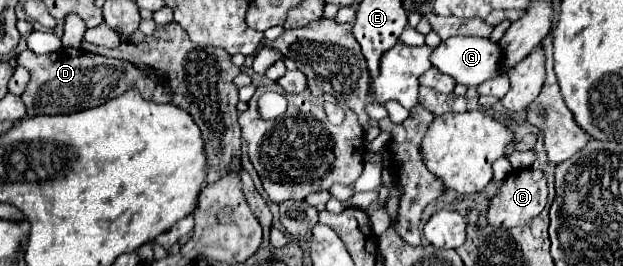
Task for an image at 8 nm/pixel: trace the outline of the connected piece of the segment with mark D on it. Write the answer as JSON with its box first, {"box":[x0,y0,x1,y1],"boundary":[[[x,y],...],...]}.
{"box":[17,49,155,115],"boundary":[[[61,49],[47,55],[37,55],[33,51],[21,51],[17,55],[17,65],[25,67],[31,73],[31,81],[21,95],[23,103],[27,105],[27,115],[67,115],[77,113],[83,109],[91,109],[97,105],[103,105],[109,99],[115,99],[129,91],[131,87],[137,87],[145,99],[151,99],[155,91],[155,83],[141,73],[139,67],[135,67],[129,61],[85,53],[77,49]]]}

